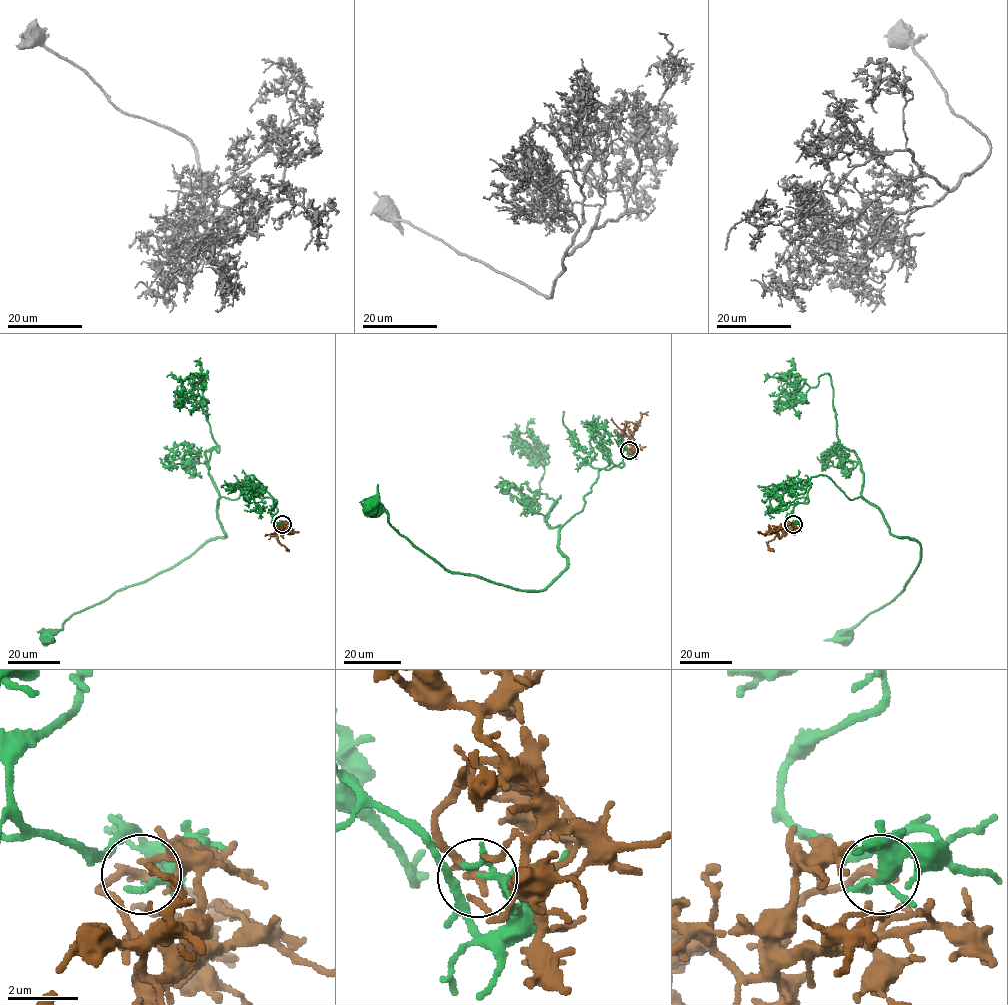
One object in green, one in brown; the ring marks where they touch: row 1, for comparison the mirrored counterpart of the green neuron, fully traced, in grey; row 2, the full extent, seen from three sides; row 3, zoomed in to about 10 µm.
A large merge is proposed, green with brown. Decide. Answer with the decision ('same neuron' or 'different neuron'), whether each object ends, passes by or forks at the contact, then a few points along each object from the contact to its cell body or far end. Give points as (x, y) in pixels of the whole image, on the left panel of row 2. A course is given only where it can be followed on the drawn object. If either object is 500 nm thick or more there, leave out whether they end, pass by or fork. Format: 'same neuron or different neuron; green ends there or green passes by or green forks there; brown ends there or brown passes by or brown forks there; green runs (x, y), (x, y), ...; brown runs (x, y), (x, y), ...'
same neuron; green forks there; brown passes by; green runs (282, 524), (273, 520), (272, 497), (248, 475), (236, 499), (219, 499), (225, 536), (74, 612), (47, 636); brown runs (282, 524), (278, 525), (283, 531), (277, 532), (277, 540), (289, 551)

